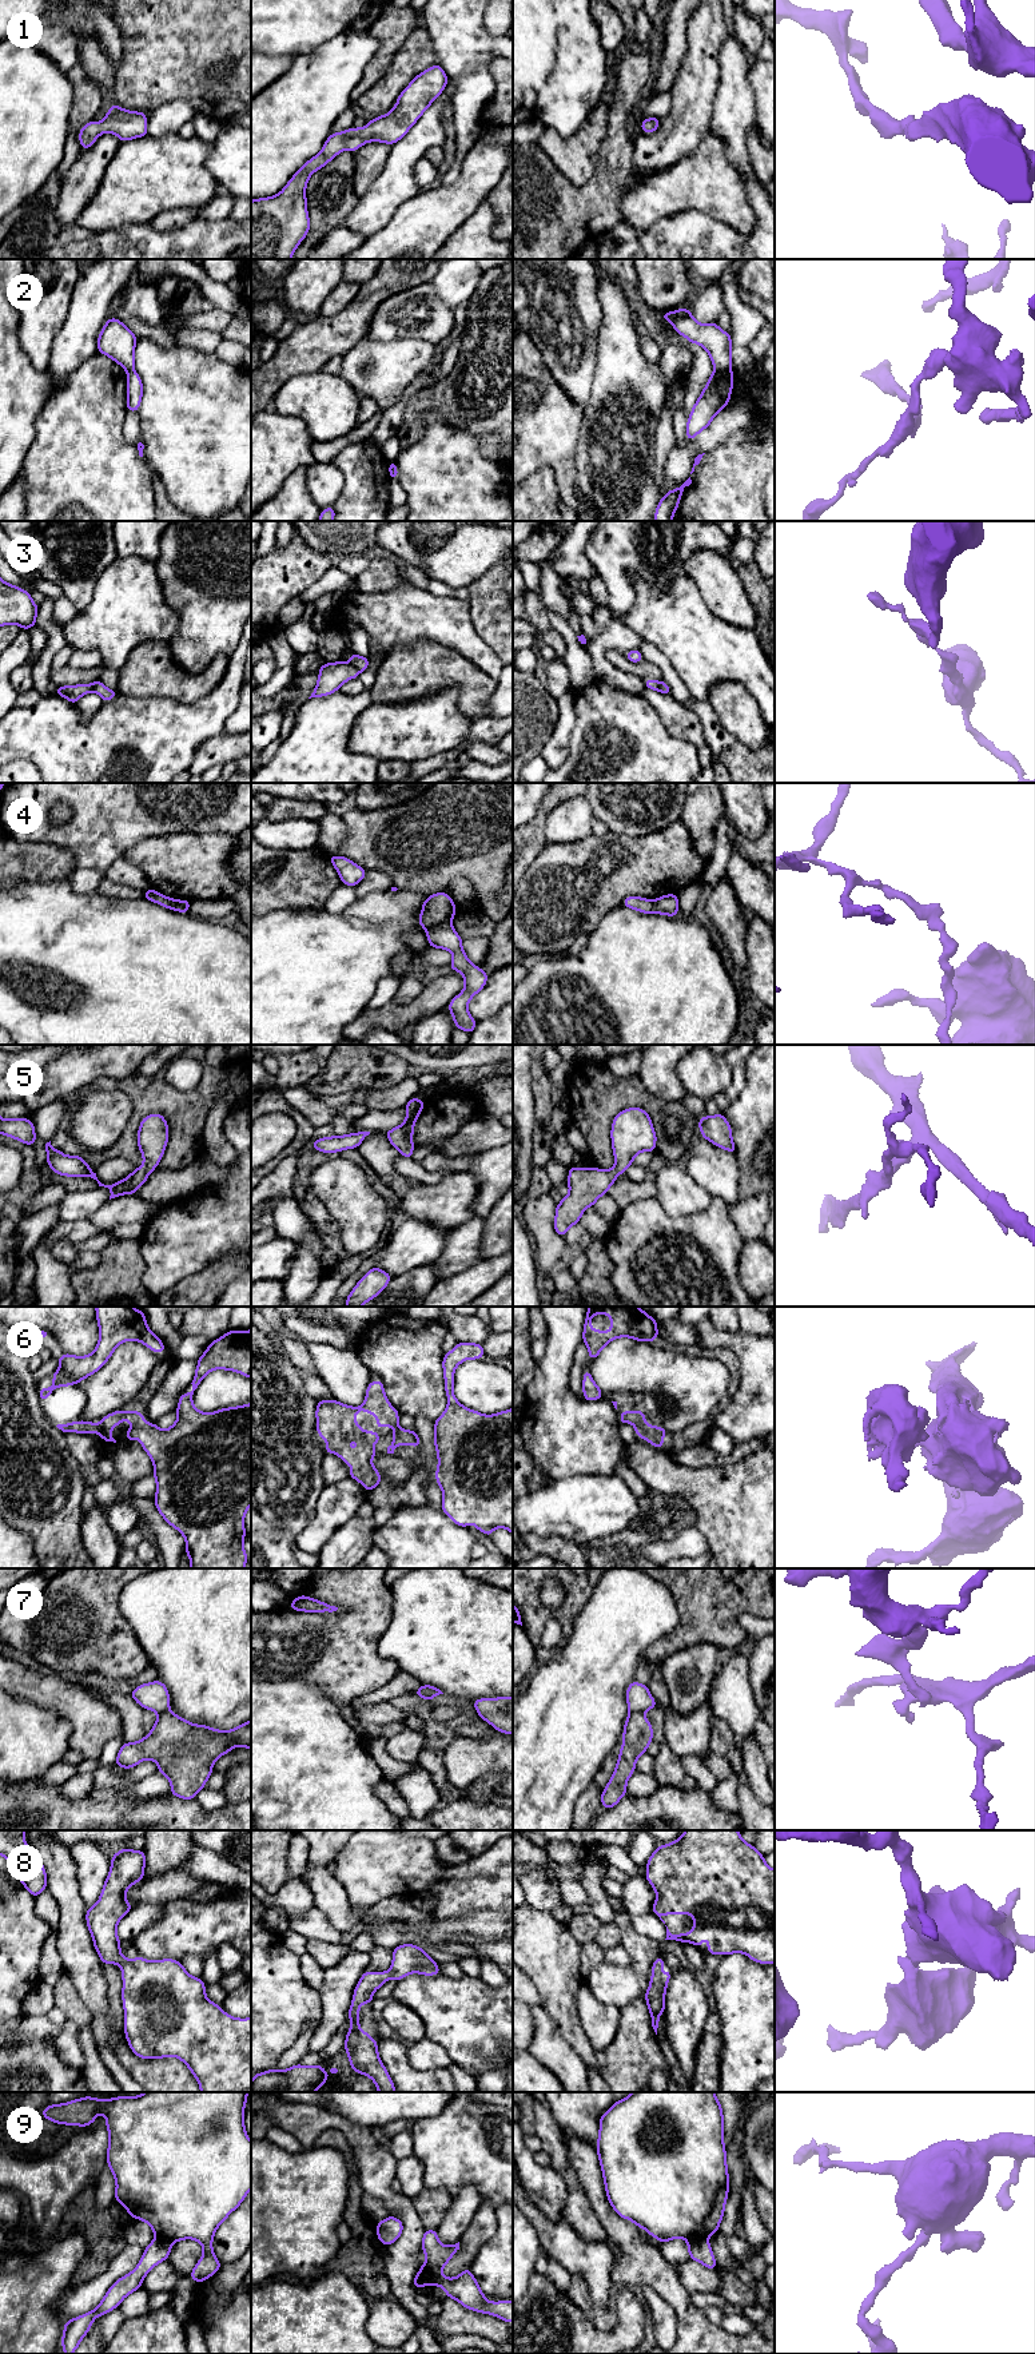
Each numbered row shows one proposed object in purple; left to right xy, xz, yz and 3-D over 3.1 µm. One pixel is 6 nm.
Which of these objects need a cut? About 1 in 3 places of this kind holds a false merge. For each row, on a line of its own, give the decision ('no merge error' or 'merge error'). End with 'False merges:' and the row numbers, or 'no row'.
1: no merge error
2: merge error
3: merge error
4: merge error
5: no merge error
6: no merge error
7: merge error
8: no merge error
9: merge error
False merges: 2, 3, 4, 7, 9

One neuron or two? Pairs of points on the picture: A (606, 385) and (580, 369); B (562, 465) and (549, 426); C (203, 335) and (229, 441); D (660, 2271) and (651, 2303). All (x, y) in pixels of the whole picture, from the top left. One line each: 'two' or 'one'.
A: two
B: one
C: two
D: two

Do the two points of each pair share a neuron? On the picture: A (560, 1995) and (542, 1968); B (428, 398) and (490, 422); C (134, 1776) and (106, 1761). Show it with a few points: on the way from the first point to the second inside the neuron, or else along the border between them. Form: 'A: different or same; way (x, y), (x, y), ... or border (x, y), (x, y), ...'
A: same; way (558, 1988), (558, 1984), (549, 1975)
B: same; way (444, 398), (466, 398), (474, 406)
C: same; way (124, 1777), (114, 1777), (107, 1770)

